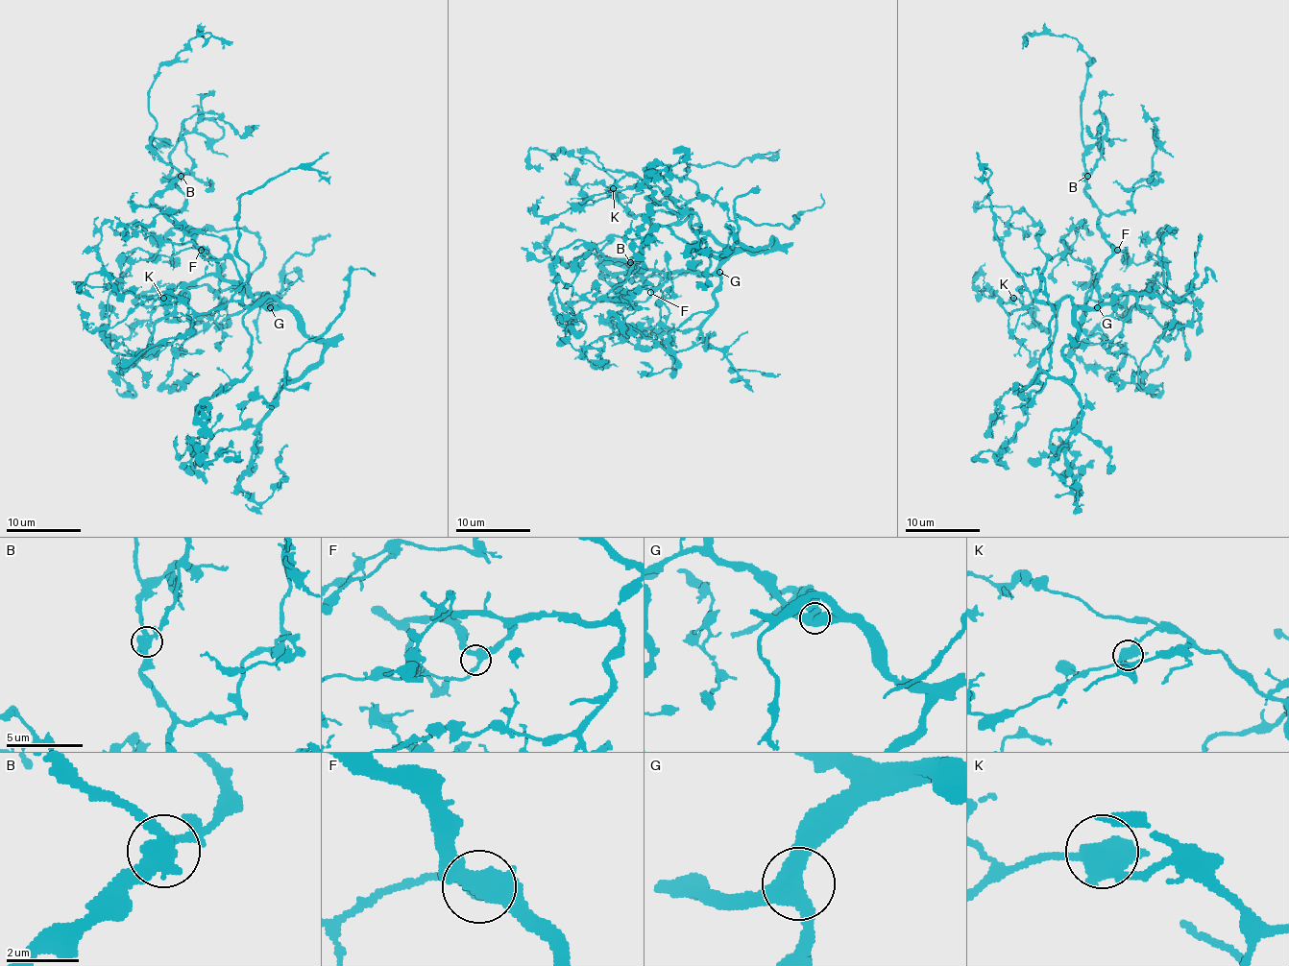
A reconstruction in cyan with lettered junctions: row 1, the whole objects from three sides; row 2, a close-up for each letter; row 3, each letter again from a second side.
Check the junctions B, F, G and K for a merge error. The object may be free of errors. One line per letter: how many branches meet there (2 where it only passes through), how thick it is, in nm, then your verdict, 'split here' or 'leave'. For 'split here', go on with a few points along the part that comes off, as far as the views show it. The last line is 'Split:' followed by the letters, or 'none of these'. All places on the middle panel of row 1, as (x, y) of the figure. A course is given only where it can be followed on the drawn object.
B: branches 3; calibre 440 nm; leave
F: branches 3; calibre 400 nm; leave
G: branches 3; calibre 440 nm; leave
K: branches 3; calibre 460 nm; leave
Split: none of these

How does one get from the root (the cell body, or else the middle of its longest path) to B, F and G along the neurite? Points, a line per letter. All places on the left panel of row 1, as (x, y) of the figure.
B: (239, 283), (229, 283), (193, 236), (178, 227), (154, 201), (156, 195), (159, 195), (180, 175)
F: (239, 283), (229, 283), (221, 276), (217, 264), (201, 250)
G: (239, 283), (260, 303), (270, 307)

